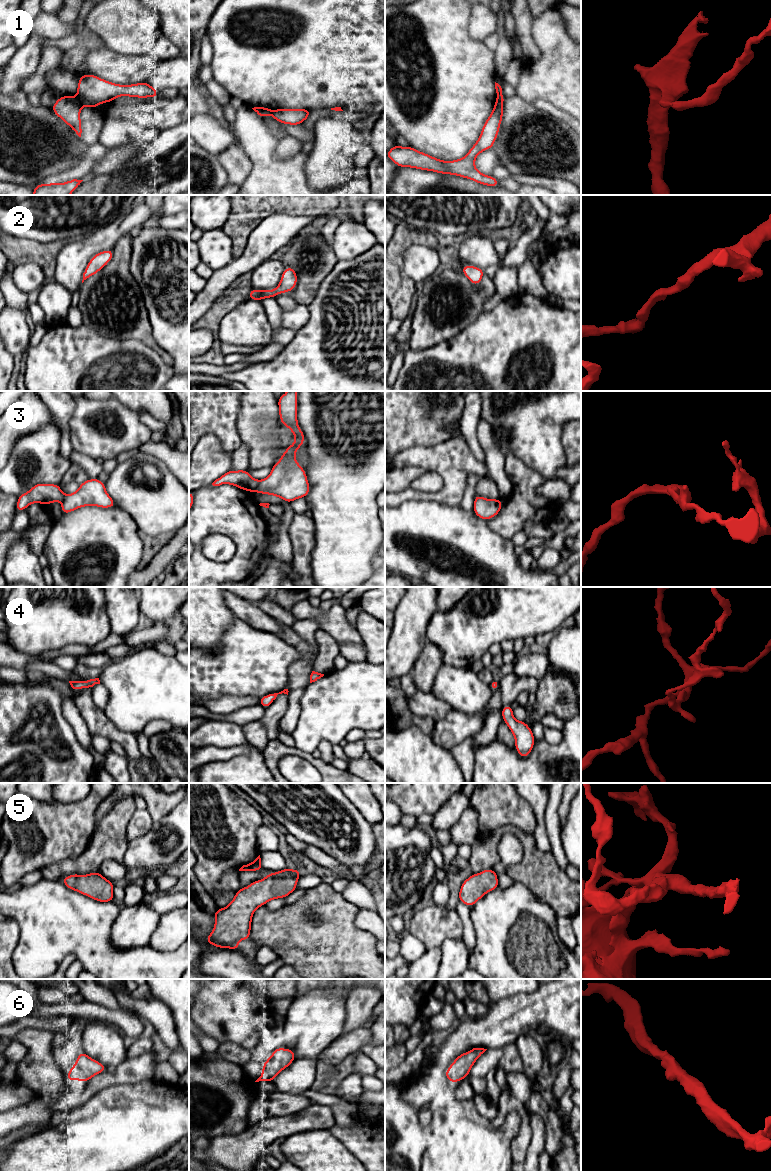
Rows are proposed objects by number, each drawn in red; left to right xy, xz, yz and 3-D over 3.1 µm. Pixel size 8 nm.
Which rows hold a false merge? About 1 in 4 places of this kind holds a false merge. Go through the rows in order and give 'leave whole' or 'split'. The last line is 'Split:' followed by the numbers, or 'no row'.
1: split
2: leave whole
3: split
4: leave whole
5: leave whole
6: leave whole
Split: 1, 3

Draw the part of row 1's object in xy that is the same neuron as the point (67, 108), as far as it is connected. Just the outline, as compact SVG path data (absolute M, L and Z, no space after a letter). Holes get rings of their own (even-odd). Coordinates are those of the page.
M61 96L51 107L53 112L61 118L71 129L81 137L81 104L76 97Z

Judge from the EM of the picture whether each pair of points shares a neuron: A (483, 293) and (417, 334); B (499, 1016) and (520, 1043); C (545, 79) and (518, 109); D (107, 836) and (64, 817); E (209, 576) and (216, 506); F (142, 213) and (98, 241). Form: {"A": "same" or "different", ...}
{"A": "same", "B": "different", "C": "different", "D": "different", "E": "same", "F": "same"}

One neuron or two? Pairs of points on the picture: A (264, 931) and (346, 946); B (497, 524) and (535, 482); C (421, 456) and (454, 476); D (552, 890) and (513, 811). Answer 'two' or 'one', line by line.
A: one
B: one
C: one
D: two

